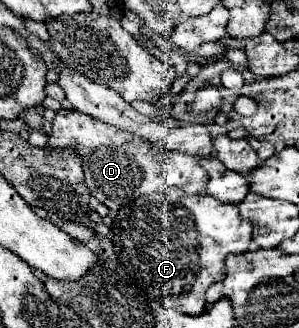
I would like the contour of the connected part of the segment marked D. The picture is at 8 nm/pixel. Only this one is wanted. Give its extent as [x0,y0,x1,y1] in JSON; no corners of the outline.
[48,109,208,211]

